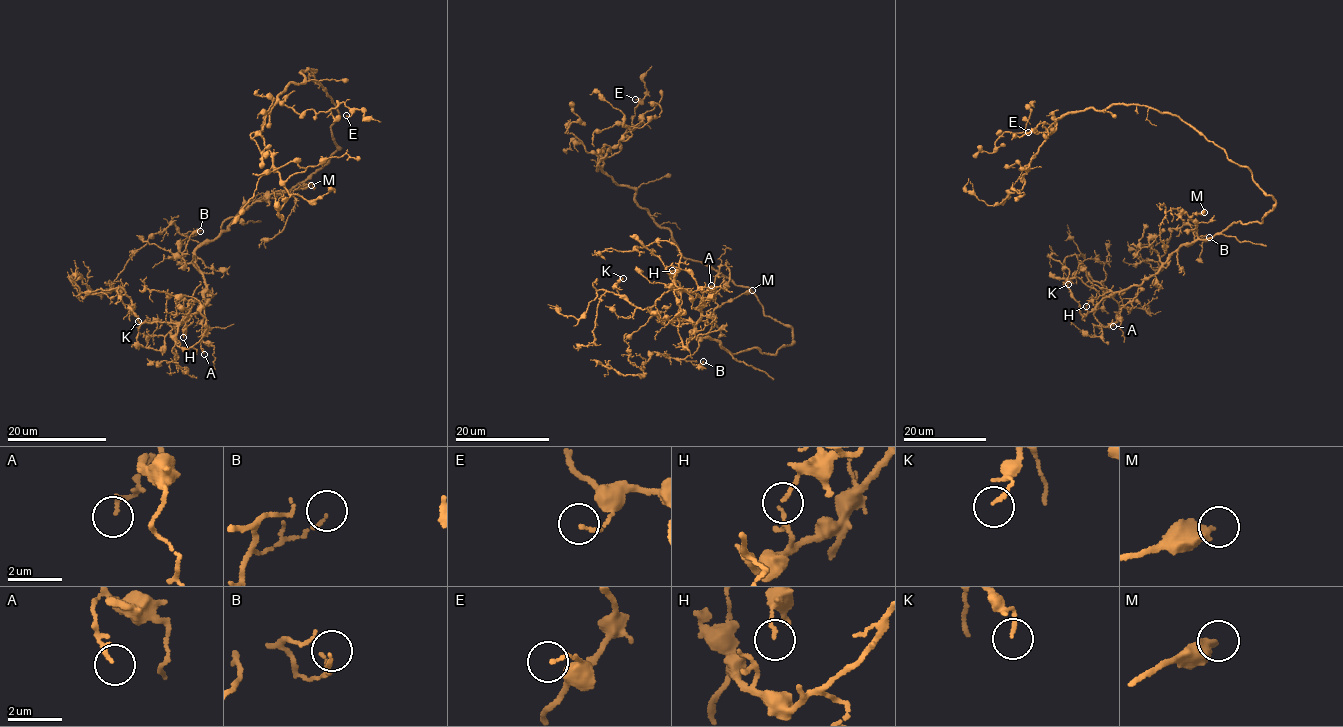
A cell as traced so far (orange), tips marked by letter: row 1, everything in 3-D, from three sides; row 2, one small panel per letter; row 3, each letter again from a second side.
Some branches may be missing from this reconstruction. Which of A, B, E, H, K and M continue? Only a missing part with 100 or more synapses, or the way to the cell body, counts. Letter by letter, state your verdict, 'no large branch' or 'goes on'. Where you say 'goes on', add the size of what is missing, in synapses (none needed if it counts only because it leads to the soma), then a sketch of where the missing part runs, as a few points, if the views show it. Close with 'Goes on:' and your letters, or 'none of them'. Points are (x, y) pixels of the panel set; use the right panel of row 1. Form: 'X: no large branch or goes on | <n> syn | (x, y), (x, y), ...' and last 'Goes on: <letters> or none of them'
A: no large branch
B: no large branch
E: no large branch
H: no large branch
K: no large branch
M: no large branch
Goes on: none of them

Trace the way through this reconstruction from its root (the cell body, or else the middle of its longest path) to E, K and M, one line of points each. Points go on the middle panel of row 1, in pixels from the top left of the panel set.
E: (792, 330), (764, 315), (747, 288), (683, 255), (634, 190), (604, 173), (635, 99)
K: (792, 330), (775, 354), (730, 354), (693, 339), (697, 294), (669, 290), (640, 309), (618, 294), (623, 278)
M: (792, 330), (793, 341), (775, 354), (762, 354), (757, 348), (730, 354), (708, 338), (715, 308), (752, 290)

